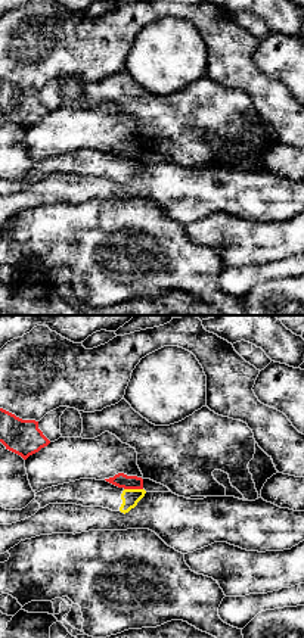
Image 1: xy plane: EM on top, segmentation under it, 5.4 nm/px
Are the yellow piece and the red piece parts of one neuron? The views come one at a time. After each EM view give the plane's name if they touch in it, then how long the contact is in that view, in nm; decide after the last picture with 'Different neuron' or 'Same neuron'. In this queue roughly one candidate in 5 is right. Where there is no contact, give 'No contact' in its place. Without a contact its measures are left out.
Touches yellow in xy. Shared border 100 nm

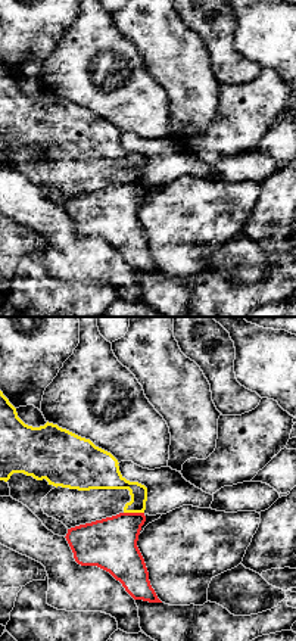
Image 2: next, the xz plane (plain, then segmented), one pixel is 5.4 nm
Touches yellow in xz. Shared border 110 nm

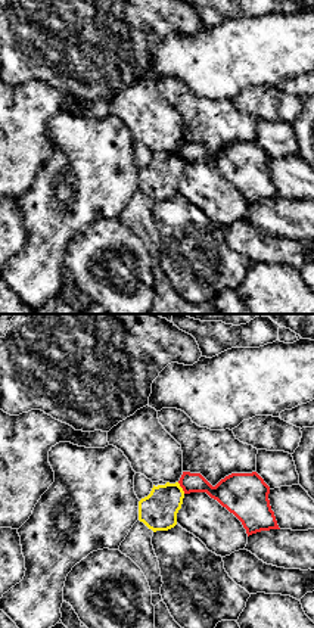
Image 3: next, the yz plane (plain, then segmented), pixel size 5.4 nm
Touches yellow in yz. Shared border 80 nm

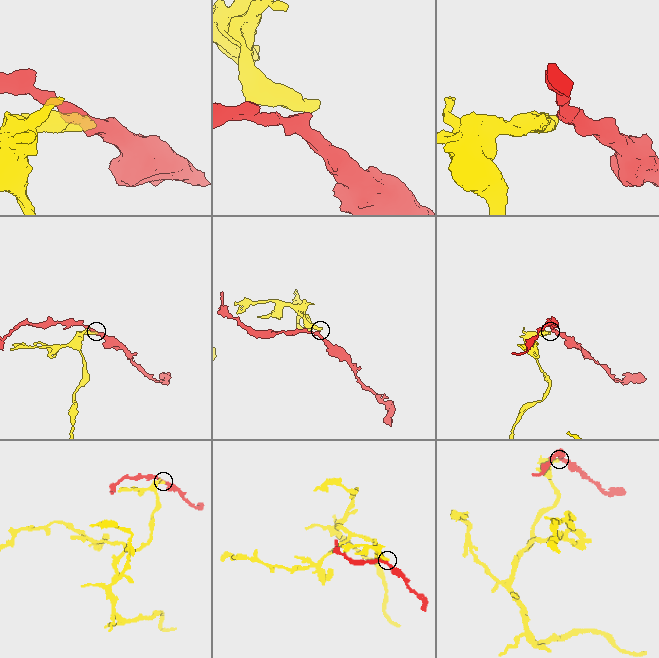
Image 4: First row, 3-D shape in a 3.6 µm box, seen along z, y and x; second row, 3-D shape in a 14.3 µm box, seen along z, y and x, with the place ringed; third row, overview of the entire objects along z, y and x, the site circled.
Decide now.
Different neuron

